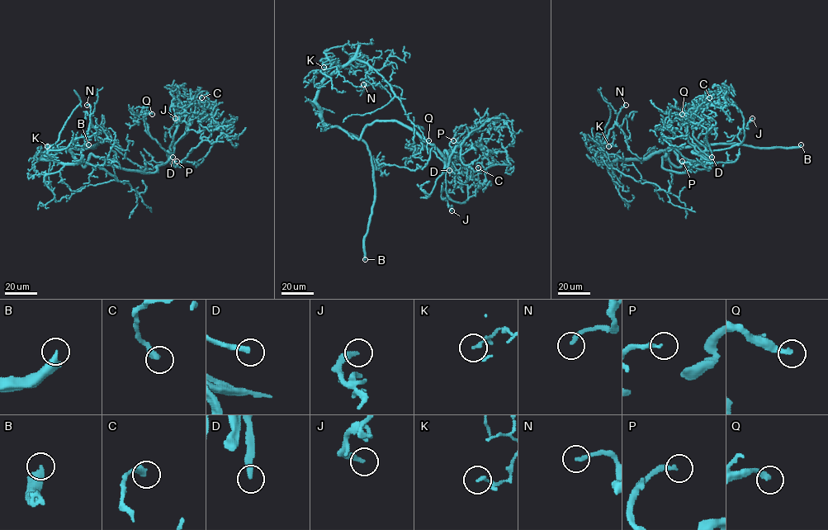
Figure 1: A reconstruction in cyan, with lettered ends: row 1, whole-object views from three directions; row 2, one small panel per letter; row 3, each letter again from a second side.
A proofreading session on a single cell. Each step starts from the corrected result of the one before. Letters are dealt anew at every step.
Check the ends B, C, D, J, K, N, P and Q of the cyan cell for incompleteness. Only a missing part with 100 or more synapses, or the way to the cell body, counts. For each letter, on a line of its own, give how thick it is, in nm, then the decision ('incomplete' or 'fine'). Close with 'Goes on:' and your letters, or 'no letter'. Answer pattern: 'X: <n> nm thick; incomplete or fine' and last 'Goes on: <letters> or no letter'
B: 440 nm thick; incomplete
C: 320 nm thick; fine
D: 280 nm thick; incomplete
J: 280 nm thick; fine
K: 170 nm thick; fine
N: 190 nm thick; fine
P: 190 nm thick; incomplete
Q: 280 nm thick; incomplete
Goes on: B, D, P, Q

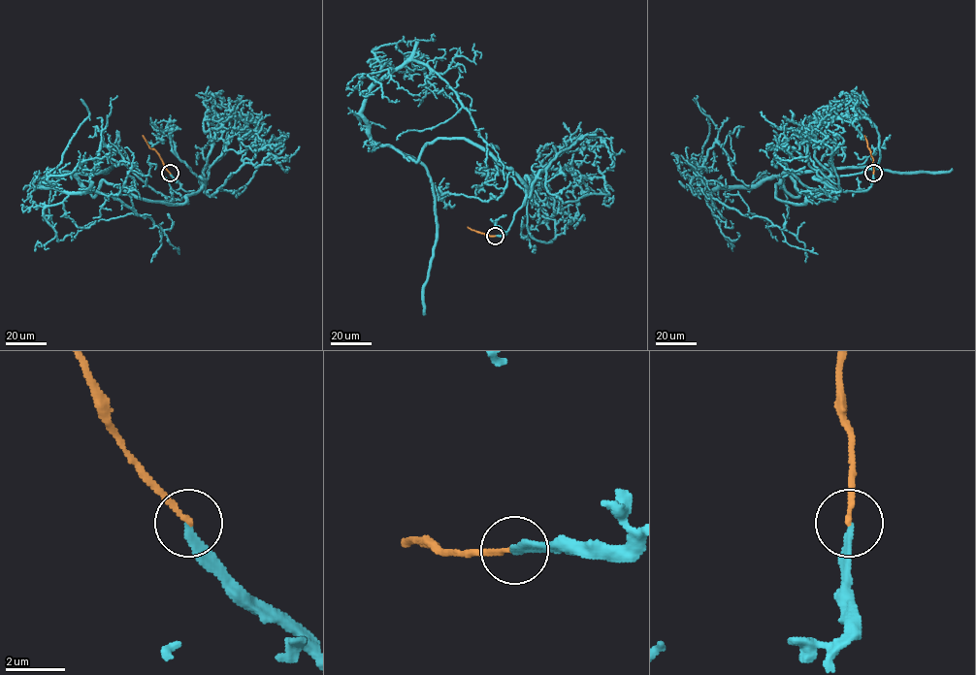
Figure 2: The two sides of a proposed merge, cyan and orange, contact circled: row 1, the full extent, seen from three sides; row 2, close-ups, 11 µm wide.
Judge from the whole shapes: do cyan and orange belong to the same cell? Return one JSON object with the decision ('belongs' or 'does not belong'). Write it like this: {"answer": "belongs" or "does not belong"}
{"answer": "does not belong"}

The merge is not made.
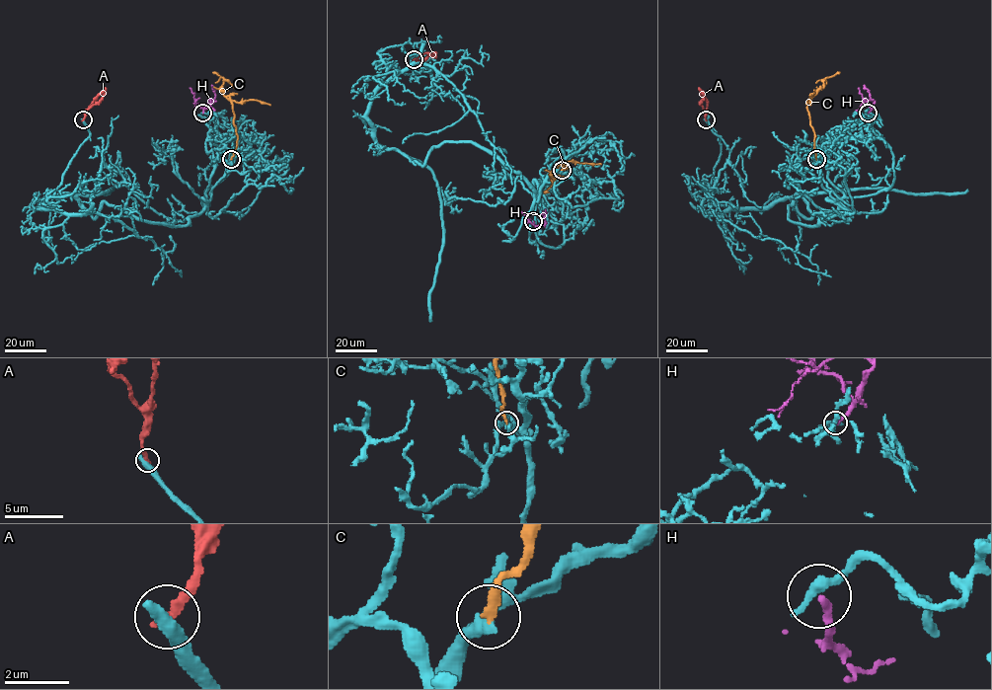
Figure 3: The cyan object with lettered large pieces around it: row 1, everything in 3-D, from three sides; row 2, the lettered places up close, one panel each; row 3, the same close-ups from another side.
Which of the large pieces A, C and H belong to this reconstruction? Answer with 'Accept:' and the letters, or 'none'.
Accept: none

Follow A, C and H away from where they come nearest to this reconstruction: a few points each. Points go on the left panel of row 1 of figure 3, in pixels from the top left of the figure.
A: (83, 120), (85, 112), (105, 87)
C: (231, 159), (237, 136), (232, 103), (223, 94), (223, 78), (215, 83)
H: (202, 113), (208, 100), (215, 97), (211, 85)

